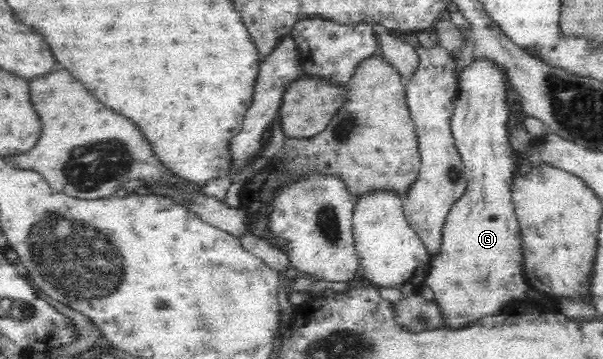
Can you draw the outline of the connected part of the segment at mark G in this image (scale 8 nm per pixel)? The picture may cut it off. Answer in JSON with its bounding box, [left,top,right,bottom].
[424,61,530,330]

